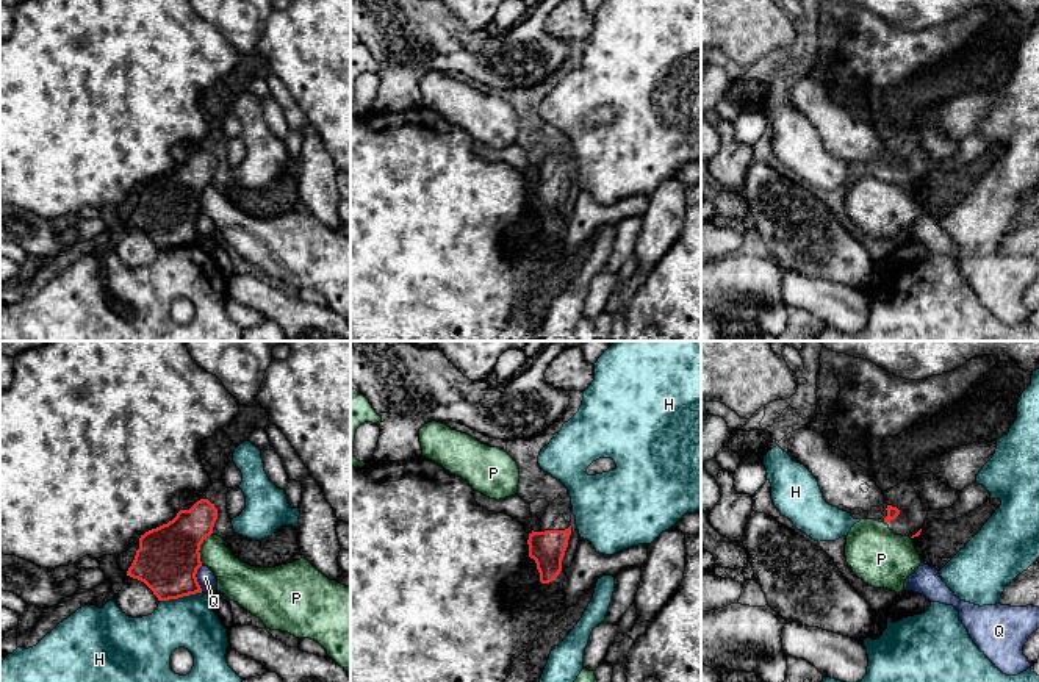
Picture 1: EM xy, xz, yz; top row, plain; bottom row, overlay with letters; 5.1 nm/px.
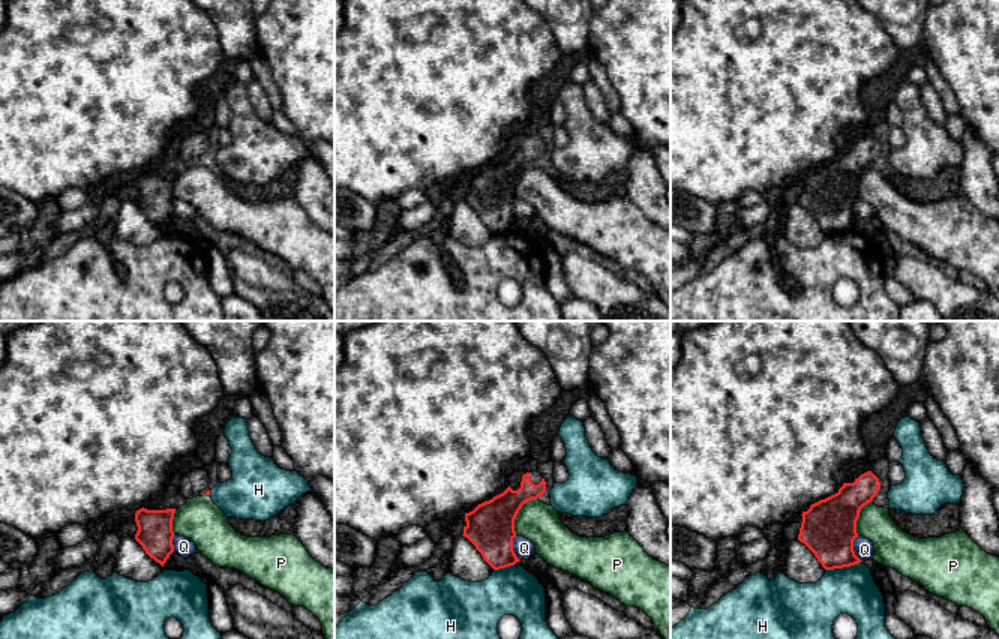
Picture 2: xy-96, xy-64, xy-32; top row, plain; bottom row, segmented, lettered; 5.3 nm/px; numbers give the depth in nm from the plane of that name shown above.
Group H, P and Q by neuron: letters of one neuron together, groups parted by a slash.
H / P / Q

